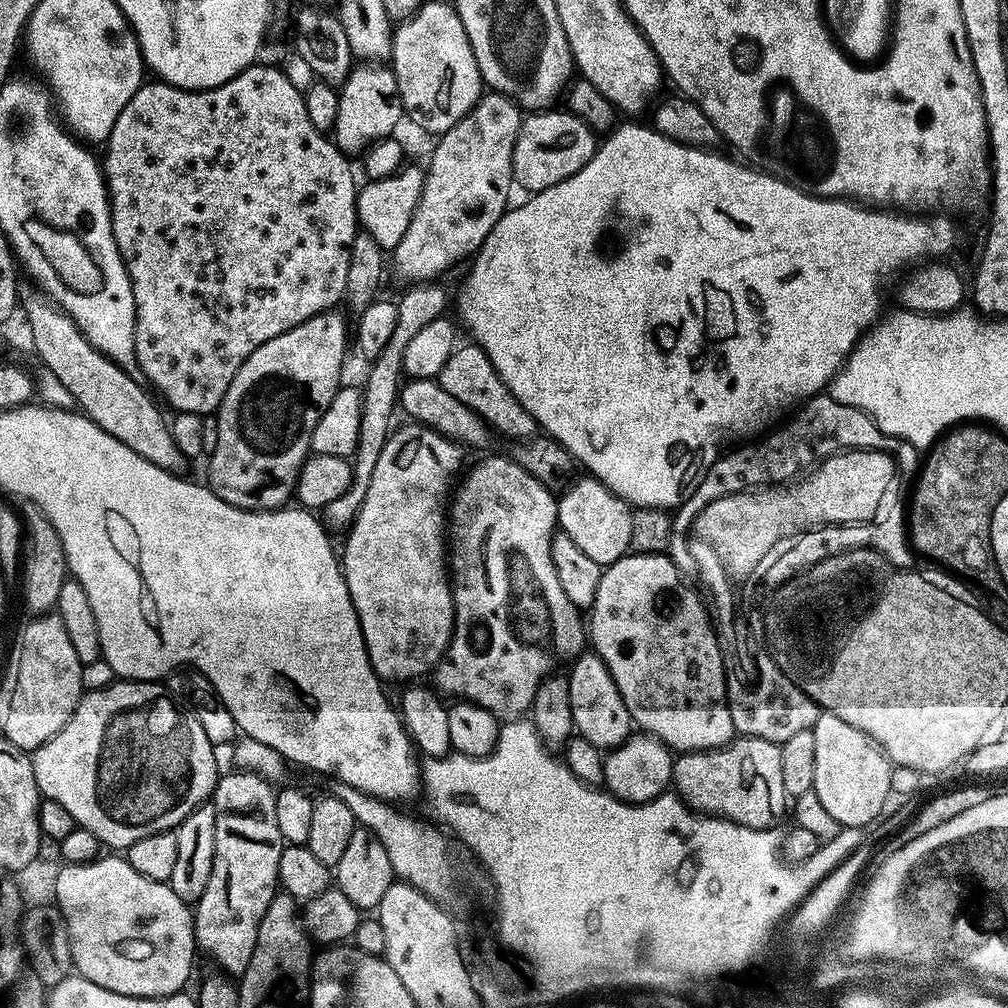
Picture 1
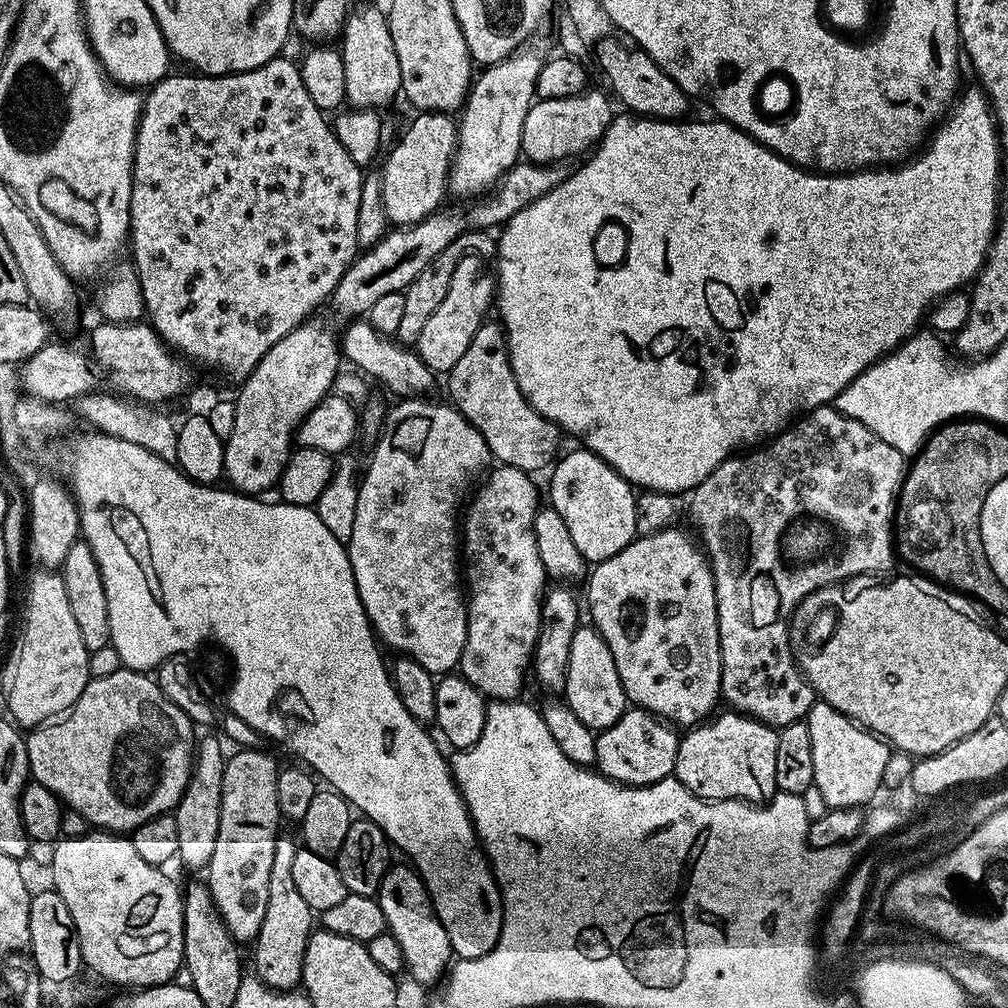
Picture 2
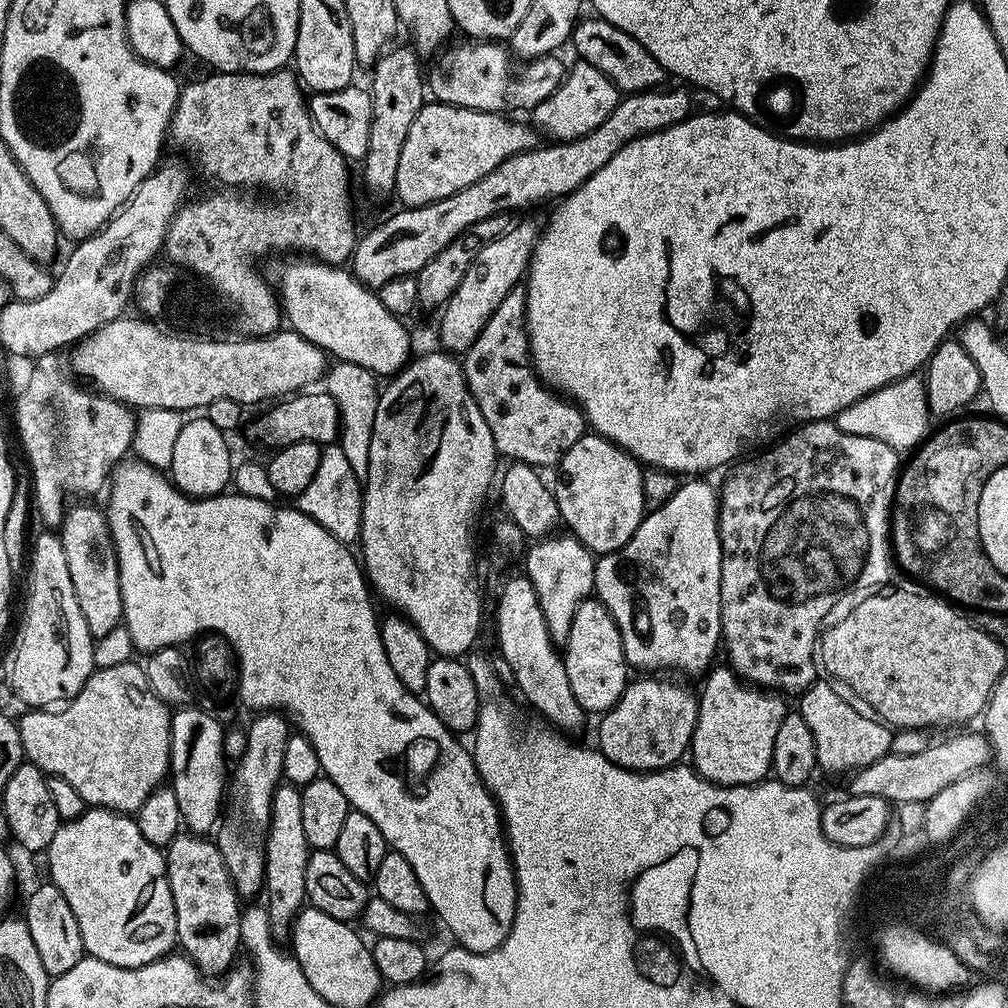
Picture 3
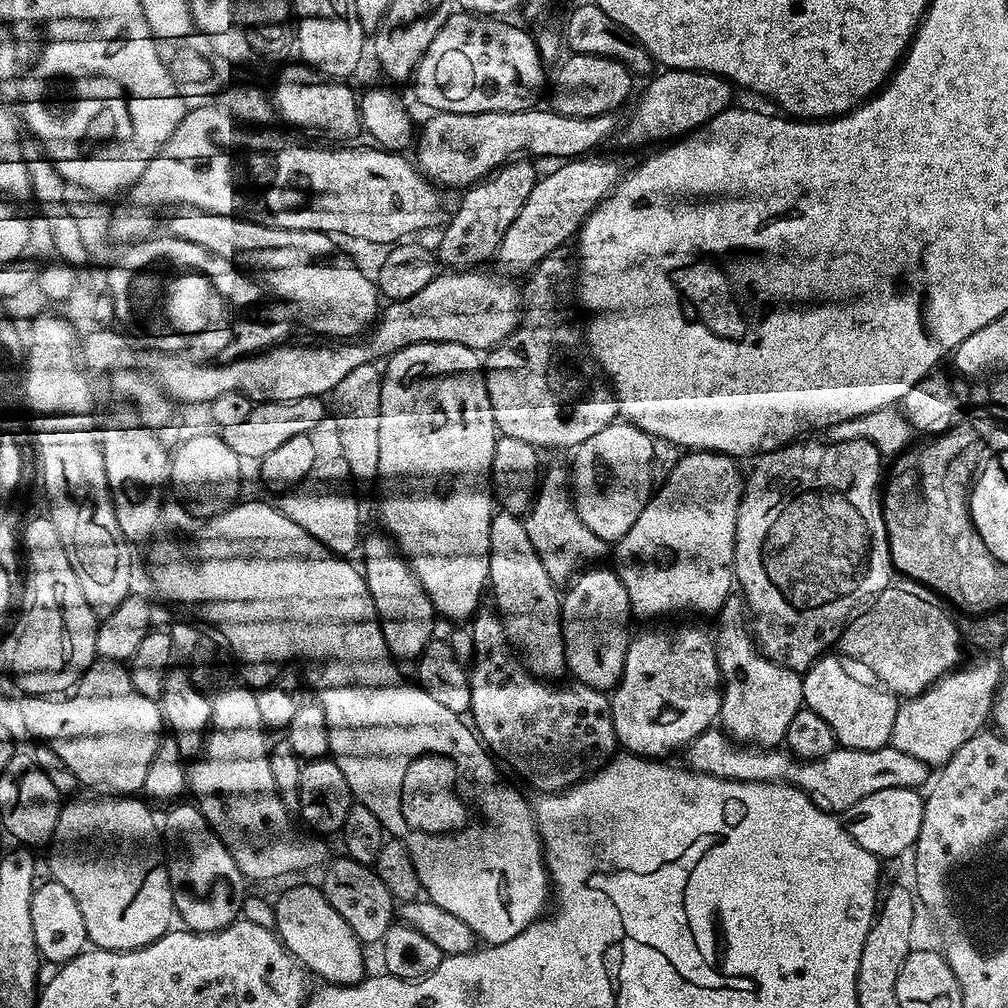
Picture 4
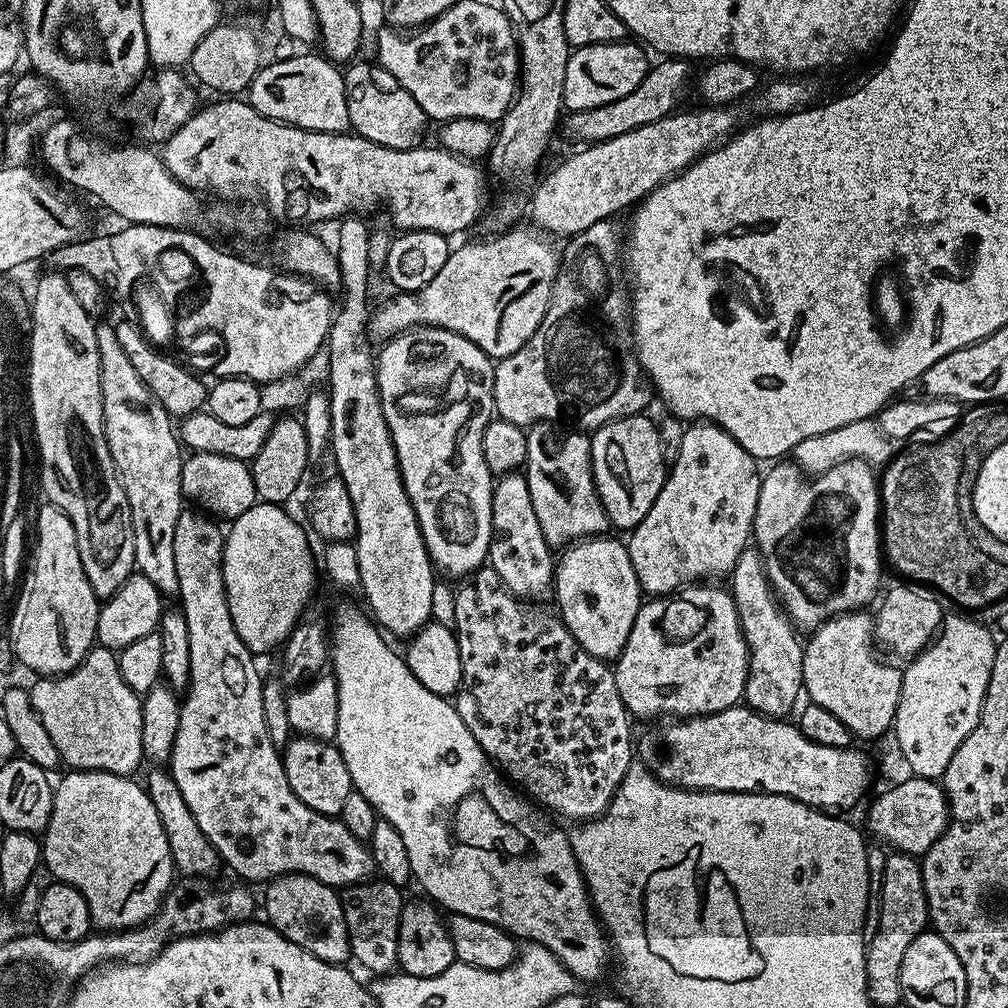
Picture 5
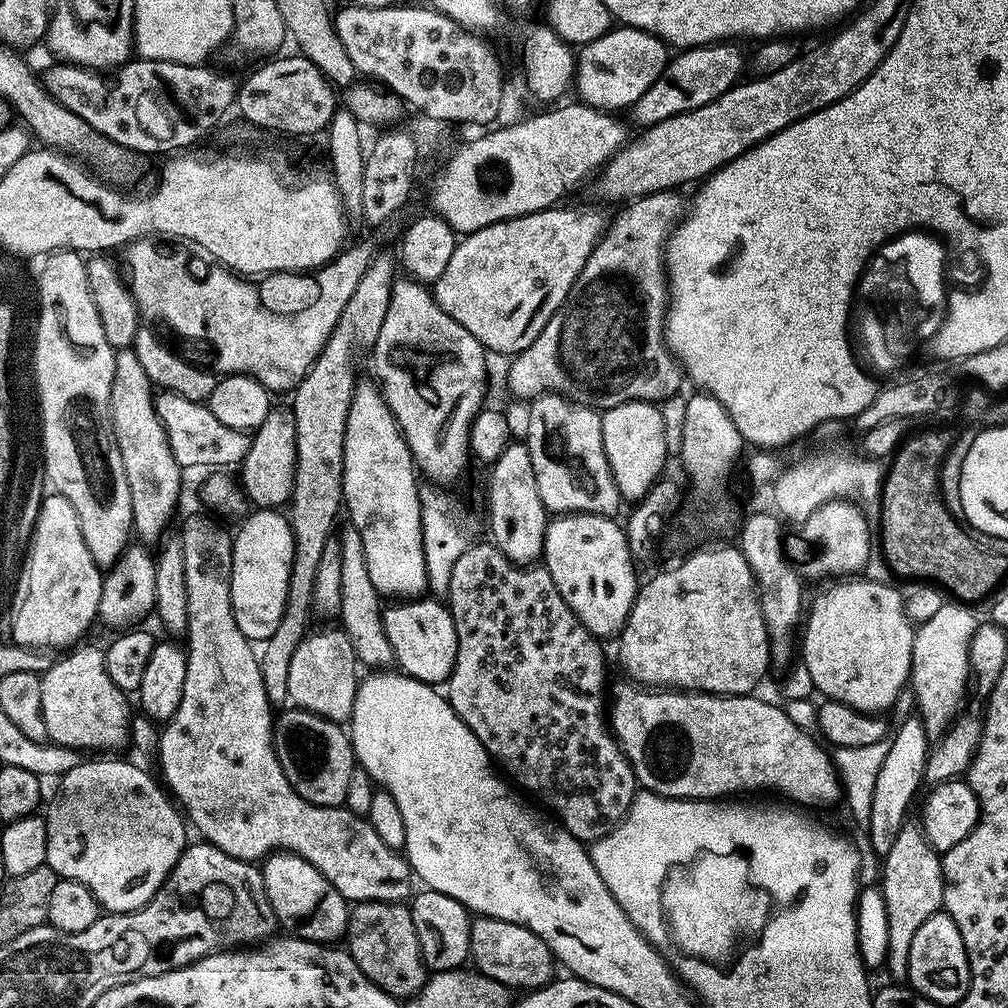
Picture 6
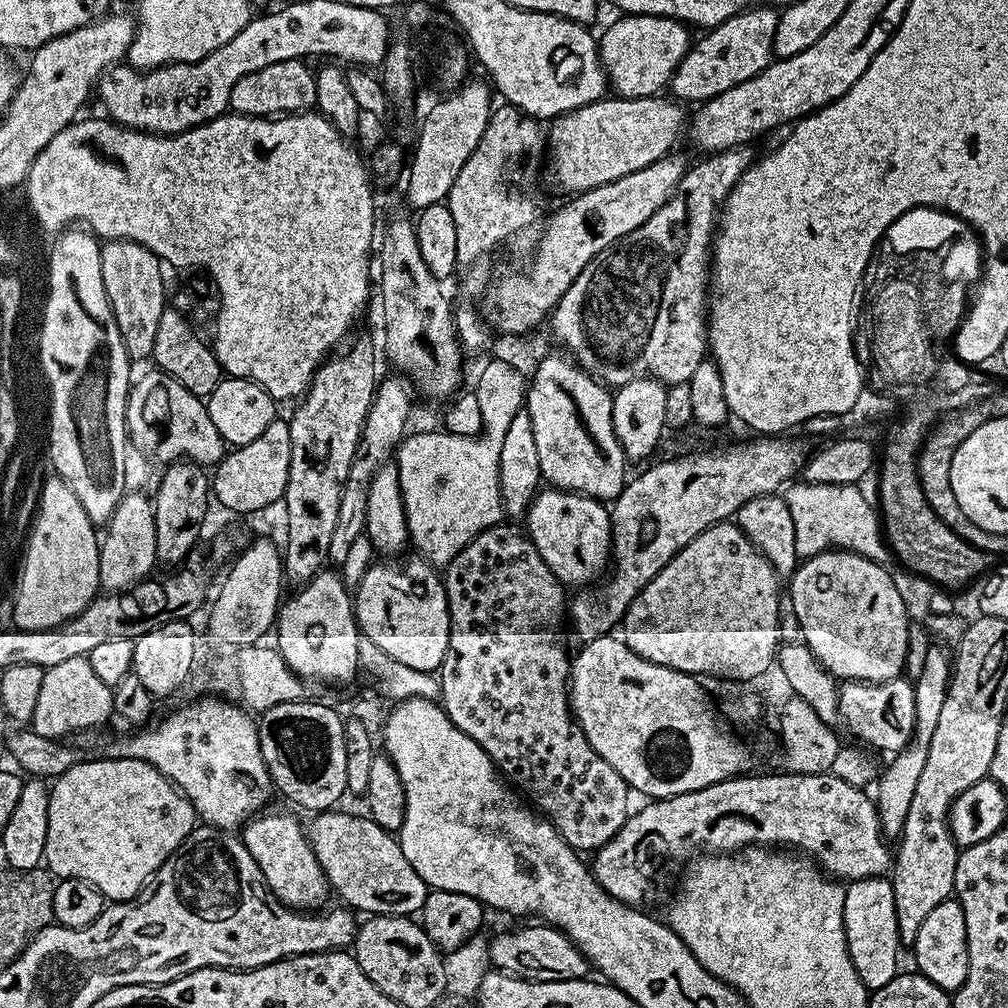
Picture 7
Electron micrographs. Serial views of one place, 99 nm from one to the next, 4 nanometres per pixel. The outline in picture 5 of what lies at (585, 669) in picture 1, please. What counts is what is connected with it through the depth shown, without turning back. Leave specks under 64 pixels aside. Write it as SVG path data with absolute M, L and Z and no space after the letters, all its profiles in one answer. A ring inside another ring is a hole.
M611 535L593 536L586 540L577 540L569 544L559 553L554 564L554 597L558 615L570 630L572 637L594 658L605 662L615 661L626 646L626 638L630 638L630 630L634 626L634 618L638 618L638 610L642 603L642 593L638 574L634 574L634 566L630 562L628 545L623 539L611 540Z

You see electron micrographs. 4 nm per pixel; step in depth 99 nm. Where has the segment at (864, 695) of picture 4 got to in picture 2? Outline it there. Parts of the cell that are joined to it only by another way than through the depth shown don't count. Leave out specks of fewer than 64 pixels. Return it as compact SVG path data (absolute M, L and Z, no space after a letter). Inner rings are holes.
M813 703L806 723L810 730L810 746L814 746L814 778L829 809L863 809L871 805L877 791L882 788L890 748L874 732L860 727L856 721L843 716L834 706Z

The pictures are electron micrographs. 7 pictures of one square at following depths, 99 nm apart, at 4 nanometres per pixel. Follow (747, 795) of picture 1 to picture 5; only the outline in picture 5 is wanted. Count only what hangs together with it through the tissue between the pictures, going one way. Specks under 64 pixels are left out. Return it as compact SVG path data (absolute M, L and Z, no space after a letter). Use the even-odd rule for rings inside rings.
M755 547L744 549L730 574L731 580L730 591L748 647L748 677L743 703L763 716L787 717L787 712L797 707L796 699L804 692L804 644L796 637L798 634L792 621L772 591L772 584L764 572L764 559Z

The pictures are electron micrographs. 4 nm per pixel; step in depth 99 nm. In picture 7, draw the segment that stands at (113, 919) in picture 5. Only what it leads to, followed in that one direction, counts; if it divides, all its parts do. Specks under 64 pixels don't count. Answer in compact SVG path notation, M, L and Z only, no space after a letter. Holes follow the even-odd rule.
M83 760L80 764L75 764L70 770L66 770L66 774L55 777L54 783L51 785L49 826L46 831L43 863L46 865L48 872L60 880L85 880L90 882L103 894L105 901L133 900L144 889L148 879L164 865L166 858L170 858L176 853L178 846L192 833L192 829L197 827L197 824L198 817L191 801L154 766L142 760Z

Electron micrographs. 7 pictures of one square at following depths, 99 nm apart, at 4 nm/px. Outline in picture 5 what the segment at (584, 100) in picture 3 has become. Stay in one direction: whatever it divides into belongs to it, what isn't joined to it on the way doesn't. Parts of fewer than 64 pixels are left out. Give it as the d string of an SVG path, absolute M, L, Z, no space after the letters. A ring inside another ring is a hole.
M622 39L591 44L575 49L569 55L566 62L566 82L562 82L564 106L568 112L594 110L598 106L606 106L606 102L618 102L618 98L630 94L634 86L638 86L638 82L646 78L650 60L644 57L645 49L639 43L628 43L627 39Z

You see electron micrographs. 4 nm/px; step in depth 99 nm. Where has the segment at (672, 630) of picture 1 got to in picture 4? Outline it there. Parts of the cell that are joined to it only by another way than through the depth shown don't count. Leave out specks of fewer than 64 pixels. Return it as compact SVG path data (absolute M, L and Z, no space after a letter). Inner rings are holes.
M685 451L680 457L678 466L674 466L674 470L670 473L670 478L666 478L666 482L653 491L652 498L642 510L642 514L638 514L638 522L634 522L634 526L630 526L630 530L621 540L615 541L614 556L616 552L616 564L614 563L614 571L617 578L622 582L622 586L626 586L628 606L633 617L668 616L671 612L712 612L712 614L716 614L719 613L721 606L727 602L729 596L733 595L732 559L734 558L734 546L736 545L738 510L740 509L740 499L744 496L745 482L745 477L742 472L740 476L740 468L736 464L739 463L733 457L724 456L721 452Z

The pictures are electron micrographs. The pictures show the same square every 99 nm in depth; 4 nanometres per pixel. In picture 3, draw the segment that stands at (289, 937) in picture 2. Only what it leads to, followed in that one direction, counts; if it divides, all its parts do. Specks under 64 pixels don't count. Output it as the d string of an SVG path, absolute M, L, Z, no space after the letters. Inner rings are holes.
M281 782L274 790L274 798L270 802L270 822L268 831L262 840L264 849L264 886L263 895L268 895L266 907L270 918L270 930L276 939L284 942L289 939L292 924L300 909L305 907L306 894L306 862L309 846L306 833L302 827L302 798L300 788L295 784Z

